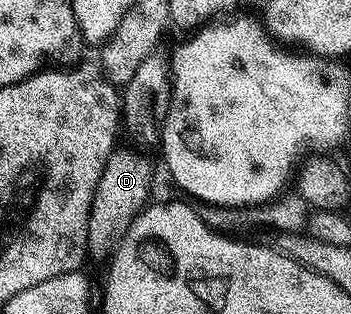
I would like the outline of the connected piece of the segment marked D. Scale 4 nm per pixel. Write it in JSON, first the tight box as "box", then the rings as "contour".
{"box":[87,149,153,259],"contour":[[[114,149],[106,160],[106,168],[102,168],[102,176],[94,192],[94,200],[90,204],[87,253],[89,259],[111,259],[112,251],[124,239],[124,233],[130,228],[130,224],[138,217],[140,211],[149,205],[153,197],[152,162],[146,155],[139,154],[144,152],[136,150]]]}

